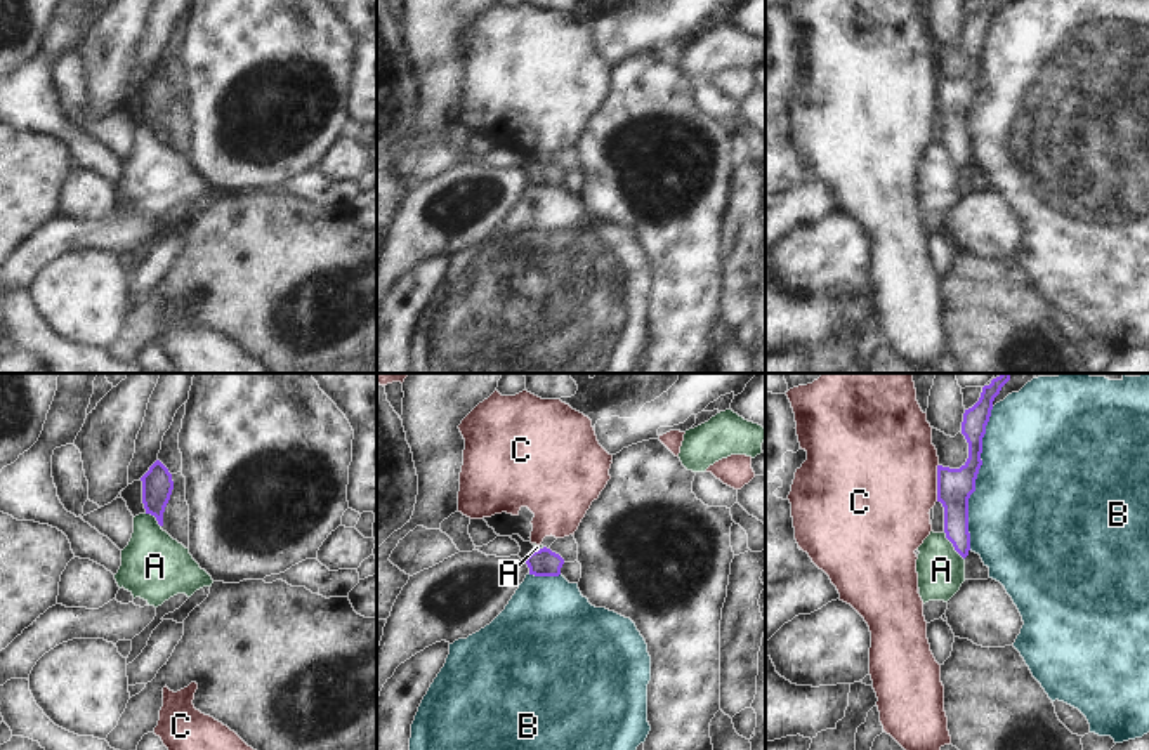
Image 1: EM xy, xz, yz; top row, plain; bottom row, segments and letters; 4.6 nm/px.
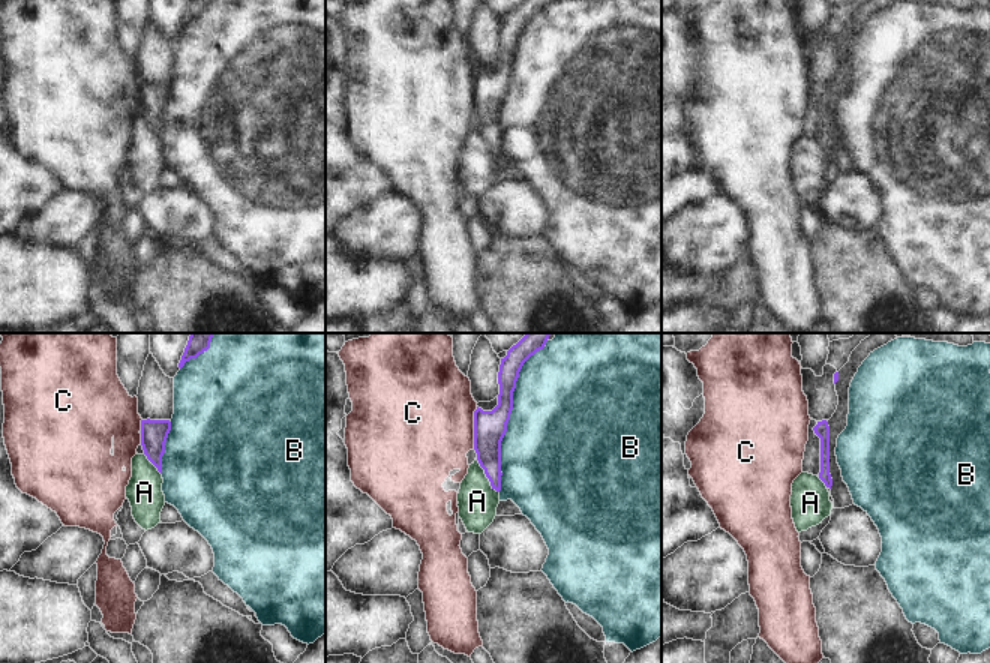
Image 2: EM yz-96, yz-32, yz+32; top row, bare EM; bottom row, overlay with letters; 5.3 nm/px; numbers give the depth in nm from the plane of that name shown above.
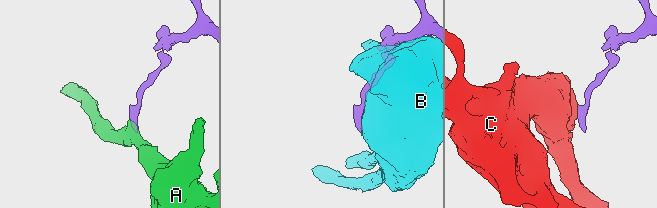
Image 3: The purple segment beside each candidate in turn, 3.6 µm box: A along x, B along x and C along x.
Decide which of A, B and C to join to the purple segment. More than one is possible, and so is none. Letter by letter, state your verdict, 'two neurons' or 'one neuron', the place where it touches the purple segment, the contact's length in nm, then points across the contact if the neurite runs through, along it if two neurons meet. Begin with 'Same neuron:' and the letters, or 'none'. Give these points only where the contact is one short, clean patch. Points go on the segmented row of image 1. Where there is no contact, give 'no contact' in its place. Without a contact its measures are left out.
Same neuron: none
A: two neurons | yz (953, 546) | 170 nm | along yz (943, 532), (964, 559)
B: two neurons | yz (976, 478) | 650 nm
C: two neurons | yz (938, 483) | 180 nm | along yz (938, 464), (936, 500)

